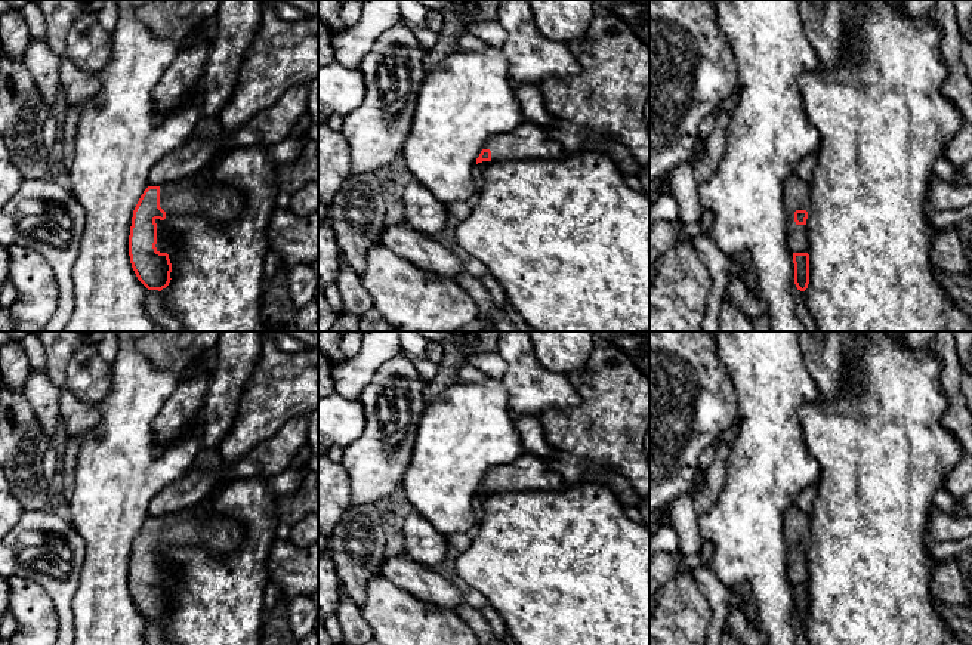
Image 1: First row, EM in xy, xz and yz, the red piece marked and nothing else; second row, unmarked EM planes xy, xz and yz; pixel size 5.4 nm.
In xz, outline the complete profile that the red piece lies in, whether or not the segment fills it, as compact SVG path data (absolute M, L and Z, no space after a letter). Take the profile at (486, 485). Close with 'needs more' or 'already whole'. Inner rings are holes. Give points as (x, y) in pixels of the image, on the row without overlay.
M524 453L513 463L491 467L476 490L482 493L562 491L571 487L544 457Z | needs more

